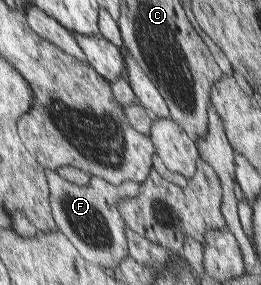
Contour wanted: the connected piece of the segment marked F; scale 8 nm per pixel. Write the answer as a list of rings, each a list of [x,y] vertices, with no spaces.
[[[46,170],[51,195],[50,202],[58,229],[78,247],[79,253],[92,264],[107,269],[115,269],[126,257],[129,257],[125,223],[120,214],[118,203],[131,195],[141,193],[139,182],[127,180],[118,186],[109,180],[94,176],[88,186],[80,186],[67,181],[59,172]]]

